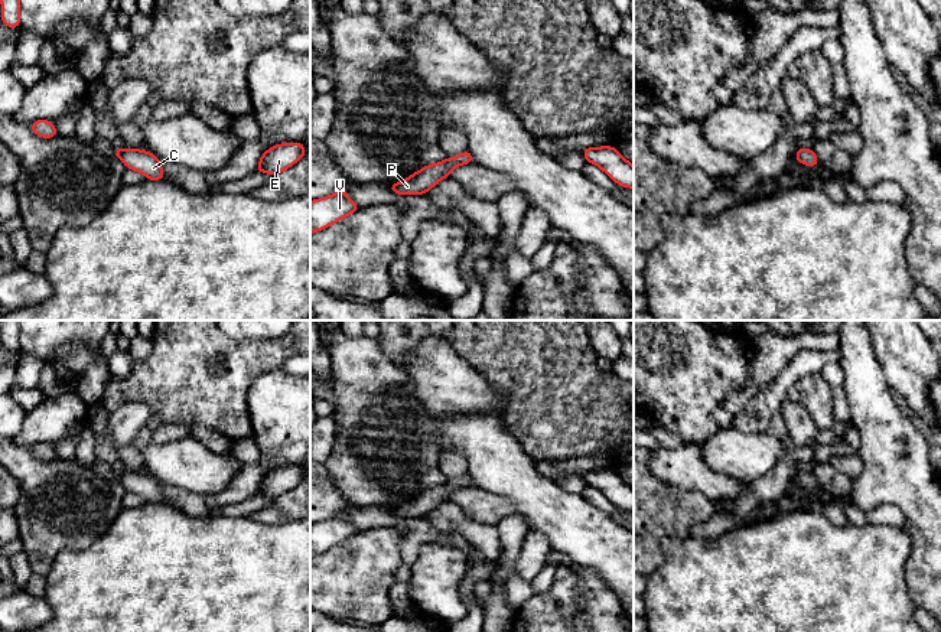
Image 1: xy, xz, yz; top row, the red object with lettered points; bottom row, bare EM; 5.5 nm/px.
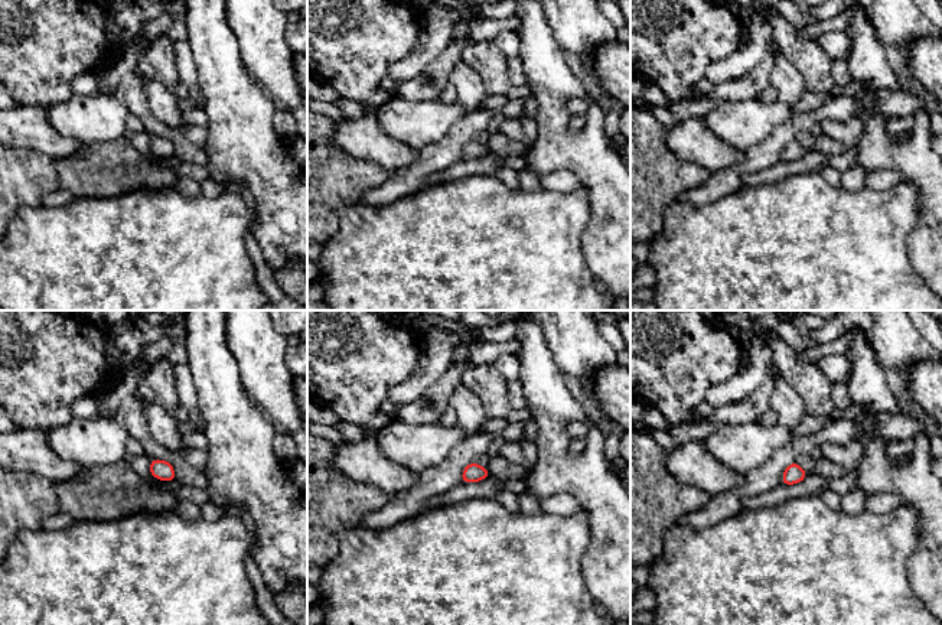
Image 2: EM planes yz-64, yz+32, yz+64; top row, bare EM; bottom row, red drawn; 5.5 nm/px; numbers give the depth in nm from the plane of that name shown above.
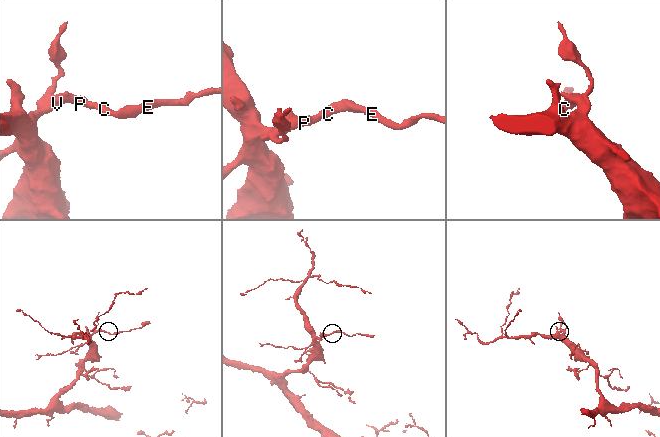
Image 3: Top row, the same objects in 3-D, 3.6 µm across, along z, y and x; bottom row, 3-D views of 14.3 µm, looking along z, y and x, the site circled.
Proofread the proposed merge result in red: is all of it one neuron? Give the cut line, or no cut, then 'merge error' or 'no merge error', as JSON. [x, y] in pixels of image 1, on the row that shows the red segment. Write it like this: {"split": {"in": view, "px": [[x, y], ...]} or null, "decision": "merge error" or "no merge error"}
{"split": null, "decision": "no merge error"}

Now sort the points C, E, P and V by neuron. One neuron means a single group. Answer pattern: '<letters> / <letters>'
C E P V

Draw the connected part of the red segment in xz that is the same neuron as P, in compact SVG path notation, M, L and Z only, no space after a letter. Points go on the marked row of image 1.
M465 150L456 157L424 166L419 172L410 175L406 180L388 185L388 189L398 195L424 195L442 179L449 177L452 169L468 163L473 163L473 159L470 152Z

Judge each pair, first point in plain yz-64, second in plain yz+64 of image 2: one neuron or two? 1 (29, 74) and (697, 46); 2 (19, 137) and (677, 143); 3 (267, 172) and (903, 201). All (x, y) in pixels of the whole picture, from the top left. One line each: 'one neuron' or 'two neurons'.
1: one neuron
2: one neuron
3: two neurons

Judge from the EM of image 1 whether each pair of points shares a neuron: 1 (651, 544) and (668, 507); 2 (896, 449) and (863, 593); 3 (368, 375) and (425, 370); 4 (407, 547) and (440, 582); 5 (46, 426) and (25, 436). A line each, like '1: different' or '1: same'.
1: same
2: different
3: different
4: different
5: same

